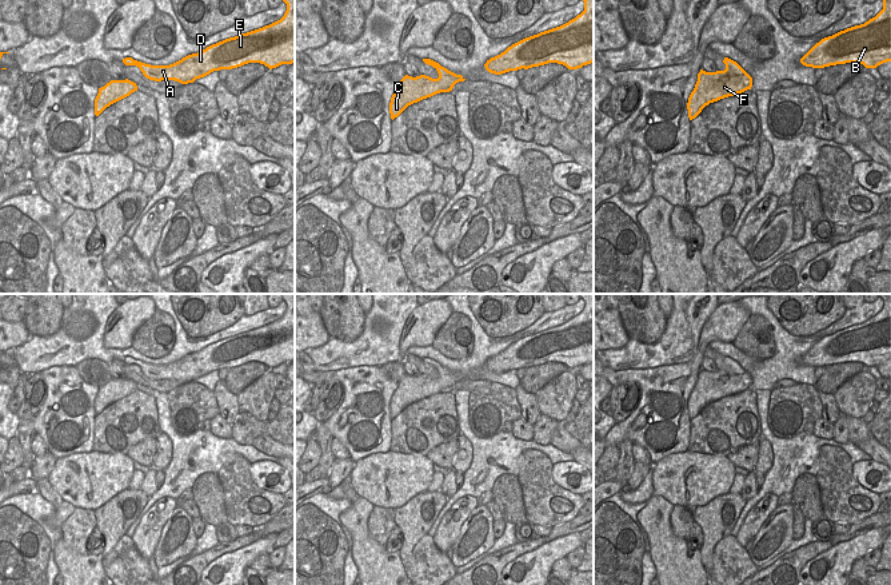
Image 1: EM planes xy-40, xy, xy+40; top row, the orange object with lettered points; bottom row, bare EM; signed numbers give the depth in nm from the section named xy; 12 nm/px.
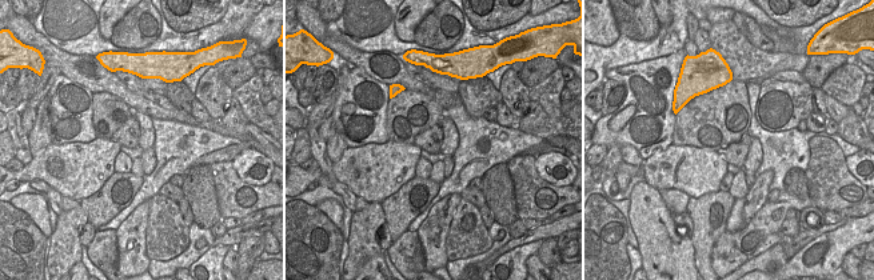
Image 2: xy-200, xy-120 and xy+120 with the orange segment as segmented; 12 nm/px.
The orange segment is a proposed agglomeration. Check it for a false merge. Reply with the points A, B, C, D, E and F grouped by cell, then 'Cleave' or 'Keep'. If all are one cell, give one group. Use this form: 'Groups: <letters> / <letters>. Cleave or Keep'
Groups: A B C D E F. Keep

